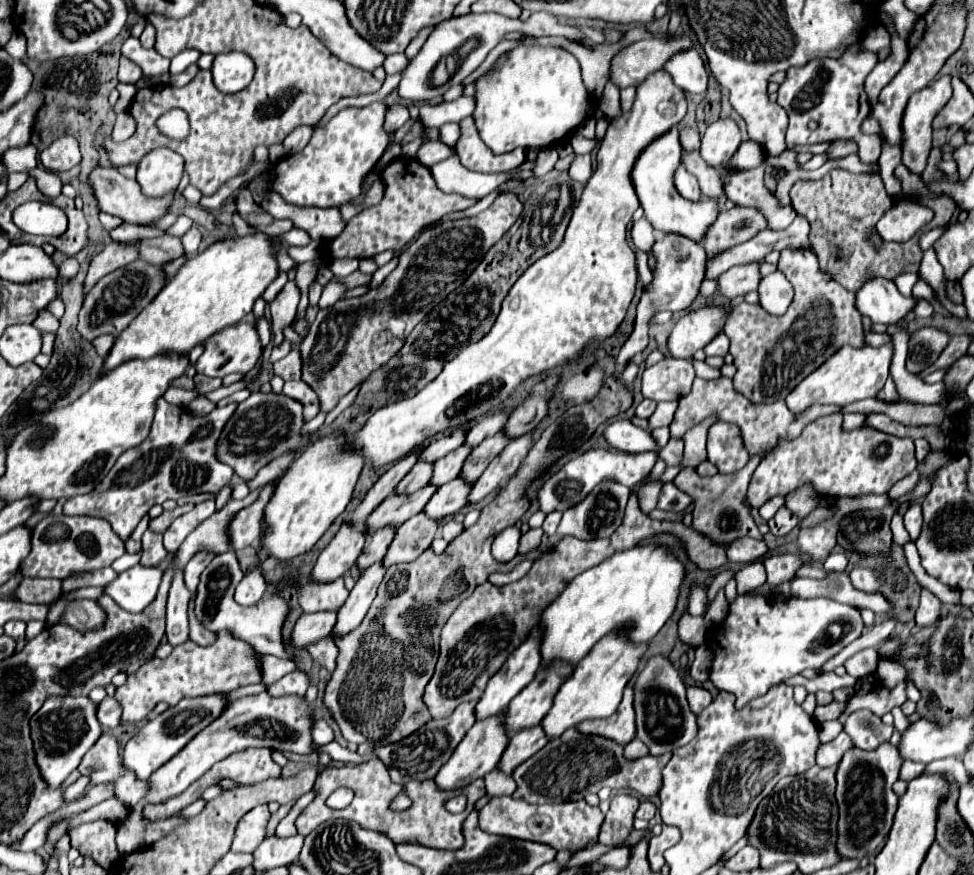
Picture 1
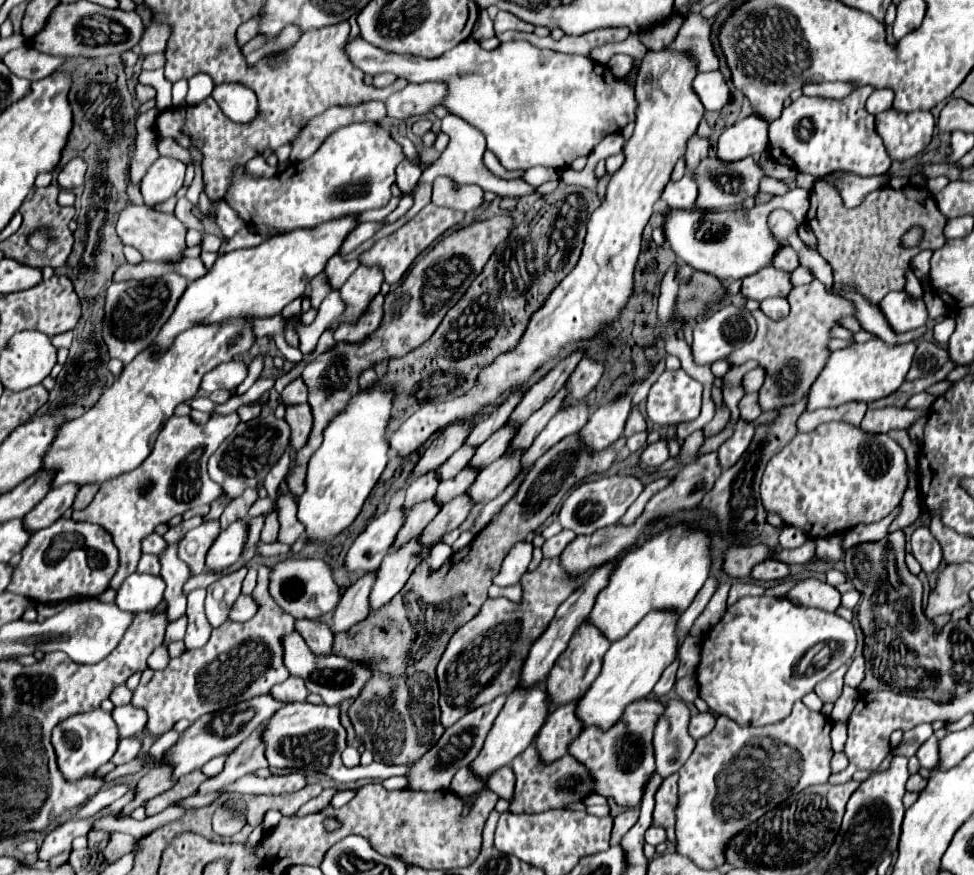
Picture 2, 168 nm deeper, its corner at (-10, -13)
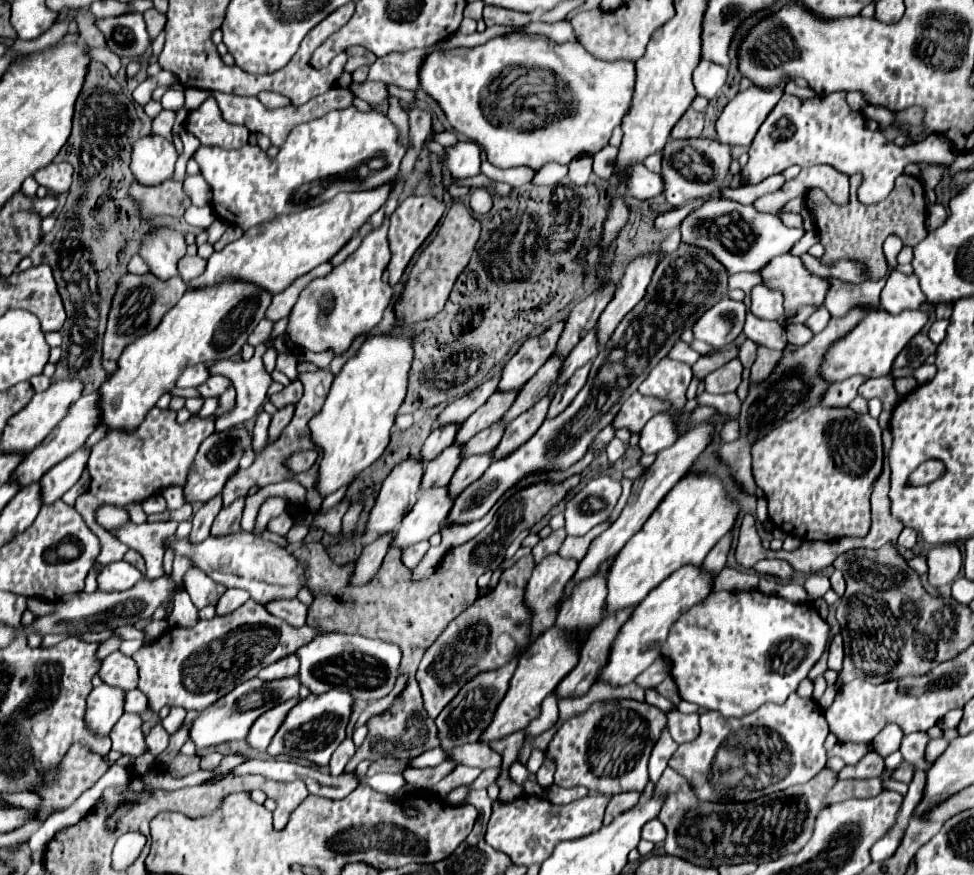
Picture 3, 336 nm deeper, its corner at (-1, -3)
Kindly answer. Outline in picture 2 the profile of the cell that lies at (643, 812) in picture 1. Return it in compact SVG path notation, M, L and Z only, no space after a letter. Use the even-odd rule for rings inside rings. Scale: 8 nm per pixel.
M651 826L647 830L647 834L645 834L645 842L651 844L651 846L657 846L657 844L661 844L665 840L667 840L667 832L661 826Z

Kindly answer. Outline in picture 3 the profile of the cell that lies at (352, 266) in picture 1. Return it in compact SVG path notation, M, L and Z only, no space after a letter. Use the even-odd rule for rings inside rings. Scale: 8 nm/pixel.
M389 198L386 202L382 228L370 232L356 252L352 252L340 266L336 266L328 276L312 280L300 294L298 302L290 312L288 334L292 344L302 350L322 352L332 348L336 354L346 350L358 334L368 334L382 318L384 308L392 298L390 284L382 282L382 272L390 260L387 232L389 219L397 208L399 200Z

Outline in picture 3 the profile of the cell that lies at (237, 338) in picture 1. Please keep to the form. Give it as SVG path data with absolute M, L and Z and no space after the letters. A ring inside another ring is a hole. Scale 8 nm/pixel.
M206 364L190 366L182 372L182 378L178 378L178 388L198 388L210 378L210 370Z

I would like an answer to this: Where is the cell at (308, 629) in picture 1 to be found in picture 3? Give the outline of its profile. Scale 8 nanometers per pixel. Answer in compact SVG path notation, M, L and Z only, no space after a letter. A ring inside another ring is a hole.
M392 534L378 536L376 540L372 540L370 544L366 544L362 548L360 558L354 562L354 572L348 582L350 586L364 586L378 574L382 560L390 548L390 538L392 538Z

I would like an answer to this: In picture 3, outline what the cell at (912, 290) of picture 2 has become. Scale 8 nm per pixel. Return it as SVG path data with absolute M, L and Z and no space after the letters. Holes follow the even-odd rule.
M888 236L886 242L884 242L884 254L886 254L886 260L888 260L888 264L890 264L892 270L898 266L896 256L898 256L900 250L902 250L902 242L900 242L900 238L898 238L898 236Z

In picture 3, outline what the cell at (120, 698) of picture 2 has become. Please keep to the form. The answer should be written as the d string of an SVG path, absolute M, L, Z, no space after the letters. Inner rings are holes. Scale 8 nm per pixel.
M112 652L110 656L106 656L98 676L102 678L104 684L124 688L124 692L136 688L136 684L138 684L136 664L132 658L124 656L122 652Z

